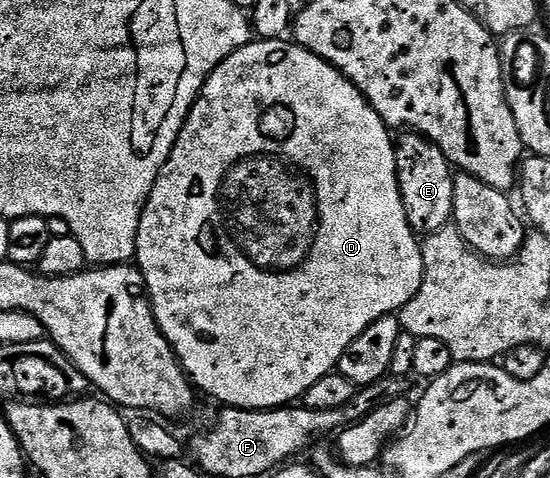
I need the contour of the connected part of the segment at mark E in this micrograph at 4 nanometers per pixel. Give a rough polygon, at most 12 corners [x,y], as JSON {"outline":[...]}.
{"outline":[[398,135],[396,191],[414,233],[453,219],[454,169],[438,144]]}

